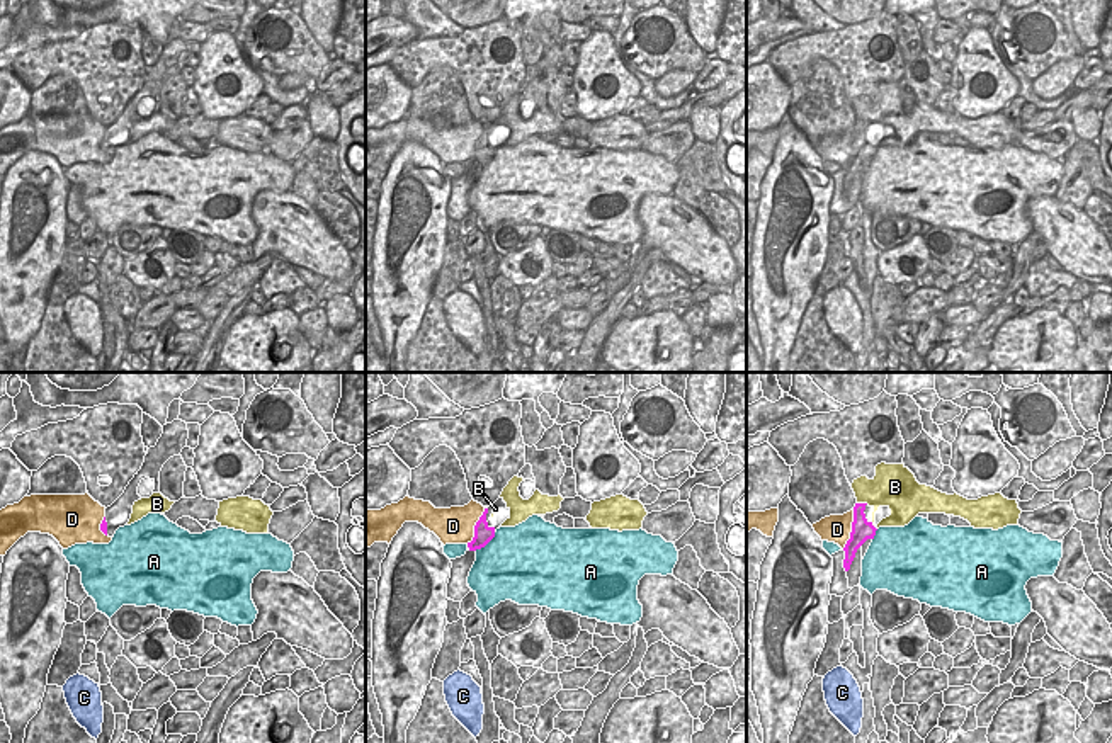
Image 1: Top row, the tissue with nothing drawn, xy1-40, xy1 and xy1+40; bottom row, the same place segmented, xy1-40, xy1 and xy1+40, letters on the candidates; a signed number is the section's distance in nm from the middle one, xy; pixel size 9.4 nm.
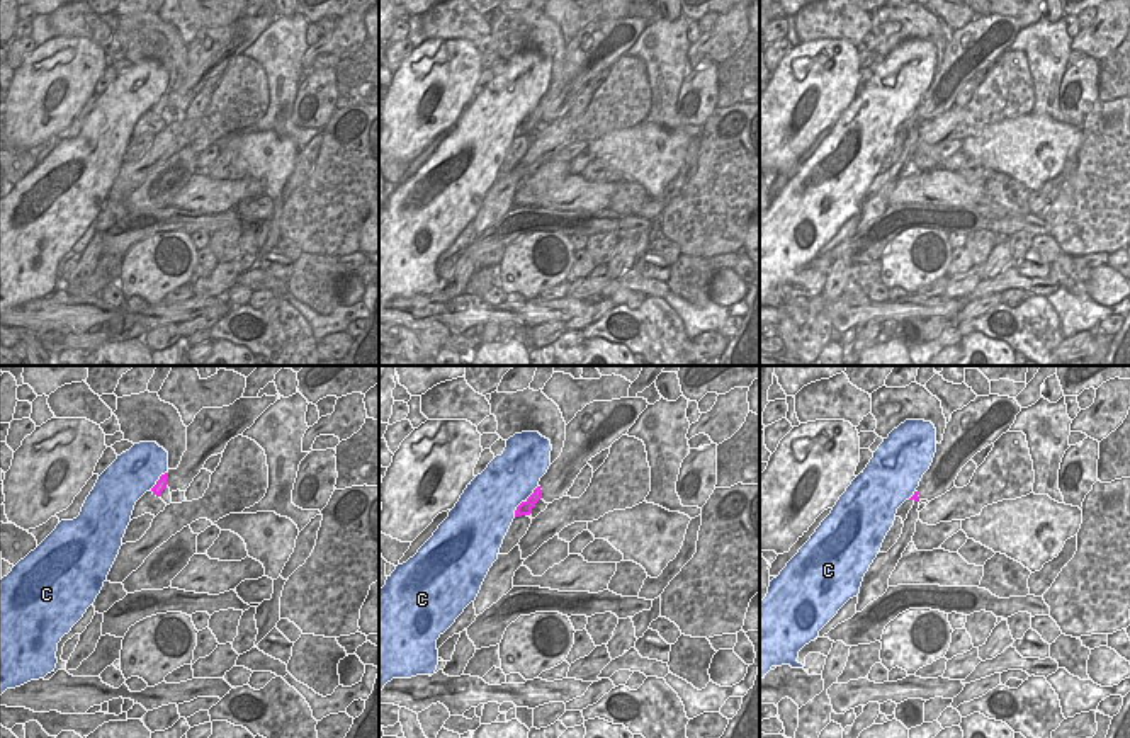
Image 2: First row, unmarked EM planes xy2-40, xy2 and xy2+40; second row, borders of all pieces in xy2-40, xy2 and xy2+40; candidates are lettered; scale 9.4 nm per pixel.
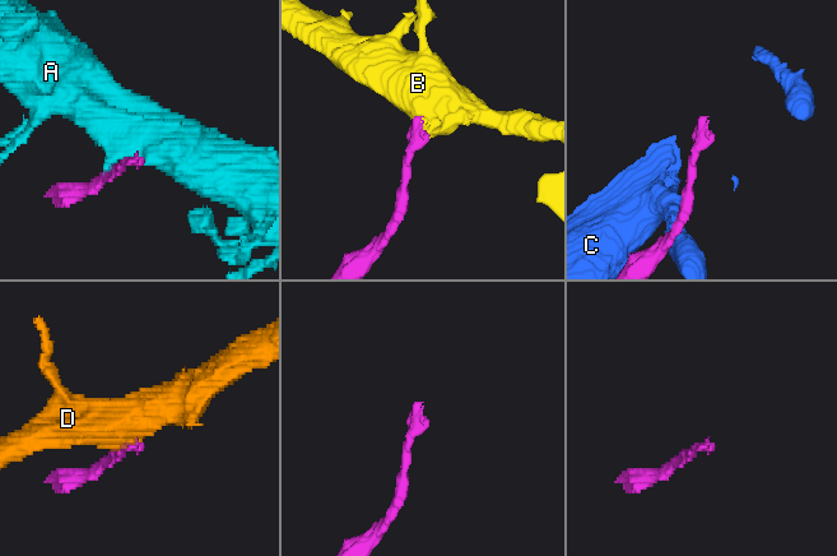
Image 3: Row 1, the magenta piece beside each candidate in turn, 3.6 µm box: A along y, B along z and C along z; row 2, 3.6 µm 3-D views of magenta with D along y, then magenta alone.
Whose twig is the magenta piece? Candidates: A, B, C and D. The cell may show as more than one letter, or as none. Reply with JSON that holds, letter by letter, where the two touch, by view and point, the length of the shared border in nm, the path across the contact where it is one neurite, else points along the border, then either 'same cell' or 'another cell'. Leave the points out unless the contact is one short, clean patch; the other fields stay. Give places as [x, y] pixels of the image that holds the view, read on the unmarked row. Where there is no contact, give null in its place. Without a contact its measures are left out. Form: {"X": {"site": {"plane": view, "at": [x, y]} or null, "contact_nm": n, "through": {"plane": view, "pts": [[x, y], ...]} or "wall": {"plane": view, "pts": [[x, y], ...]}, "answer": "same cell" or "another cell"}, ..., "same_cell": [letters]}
{"A": {"site": {"plane": "xy1", "at": [485, 164]}, "contact_nm": 260, "wall": {"plane": "xy1", "pts": [[495, 152], [483, 165], [475, 169]]}, "answer": "another cell"}, "B": {"site": {"plane": "xy1+40", "at": [862, 123]}, "contact_nm": 110, "answer": "another cell"}, "C": {"site": {"plane": "xy2", "at": [524, 121]}, "contact_nm": 380, "answer": "another cell"}, "D": {"site": {"plane": "xy1+40", "at": [852, 148]}, "contact_nm": 380, "answer": "another cell"}, "same_cell": []}

